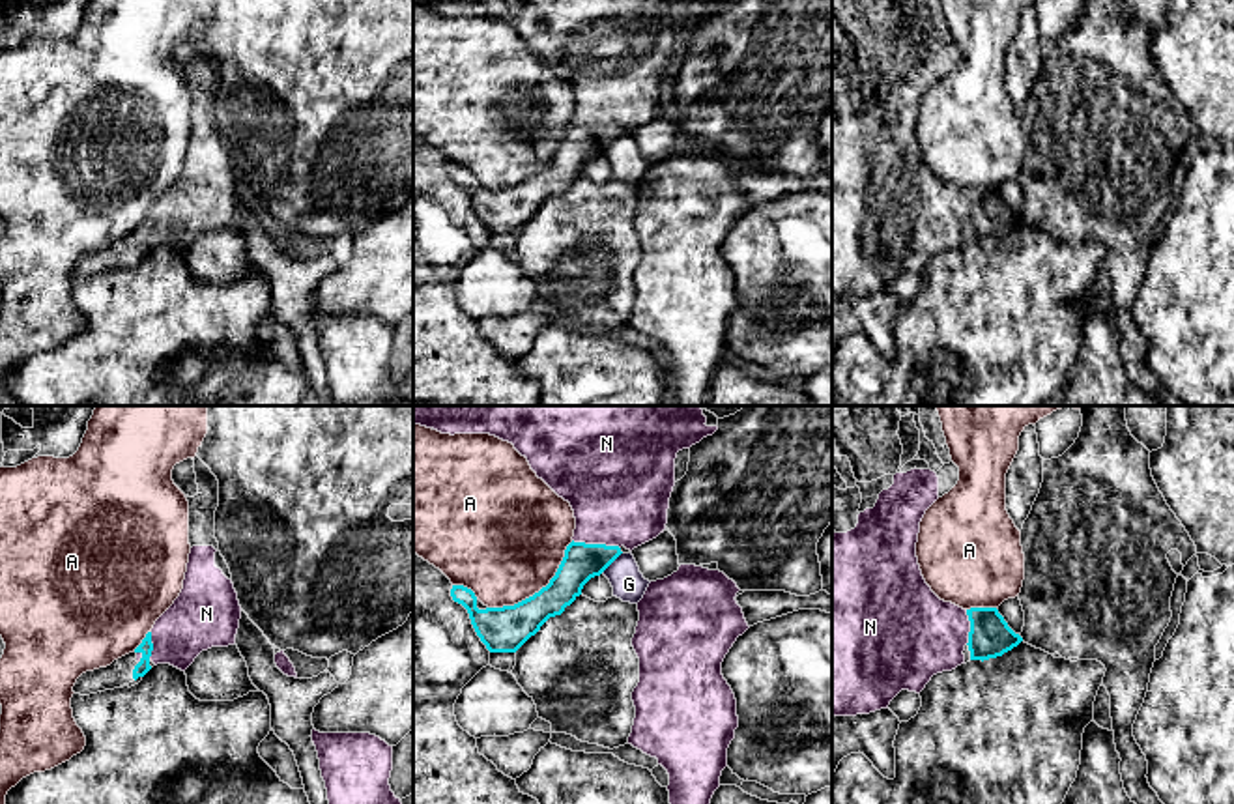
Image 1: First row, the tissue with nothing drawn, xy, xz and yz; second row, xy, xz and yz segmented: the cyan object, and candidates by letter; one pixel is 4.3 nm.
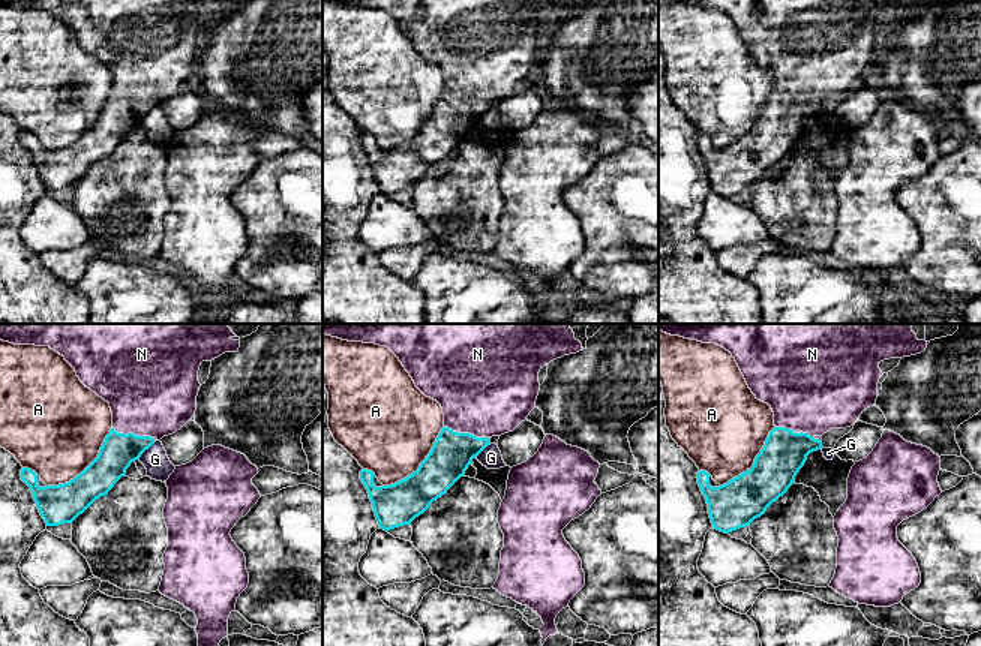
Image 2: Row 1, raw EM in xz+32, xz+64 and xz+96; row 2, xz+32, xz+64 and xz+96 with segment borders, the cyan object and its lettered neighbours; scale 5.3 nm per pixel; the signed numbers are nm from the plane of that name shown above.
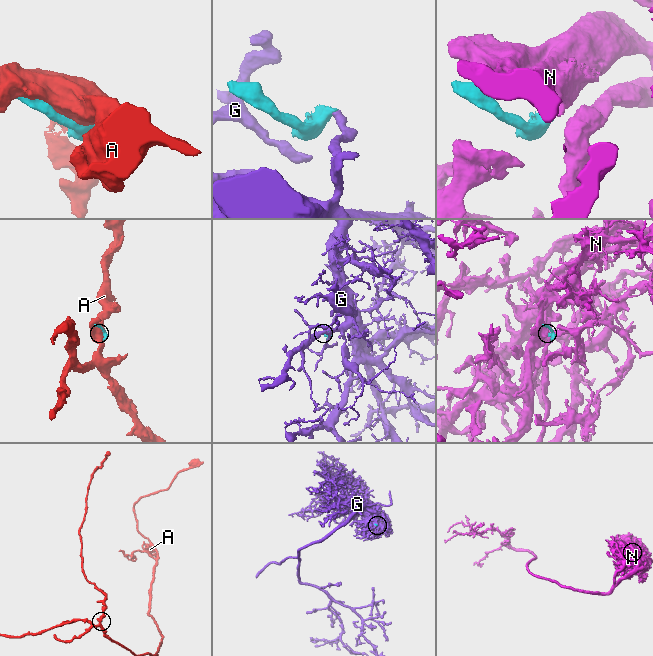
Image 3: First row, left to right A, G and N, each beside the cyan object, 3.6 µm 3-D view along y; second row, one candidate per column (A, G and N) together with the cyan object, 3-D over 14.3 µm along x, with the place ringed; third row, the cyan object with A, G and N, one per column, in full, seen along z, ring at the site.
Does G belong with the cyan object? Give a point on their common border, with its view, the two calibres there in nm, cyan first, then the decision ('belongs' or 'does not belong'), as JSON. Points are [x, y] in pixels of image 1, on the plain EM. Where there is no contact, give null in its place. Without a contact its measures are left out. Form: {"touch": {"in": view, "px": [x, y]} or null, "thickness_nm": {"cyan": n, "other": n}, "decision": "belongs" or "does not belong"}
{"touch": {"in": "xz", "px": [610, 144]}, "thickness_nm": {"cyan": 160, "other": 140}, "decision": "does not belong"}

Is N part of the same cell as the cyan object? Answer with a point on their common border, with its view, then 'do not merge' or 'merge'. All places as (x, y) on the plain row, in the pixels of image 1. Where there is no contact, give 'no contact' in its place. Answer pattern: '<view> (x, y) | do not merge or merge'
xz (597, 126) | merge

